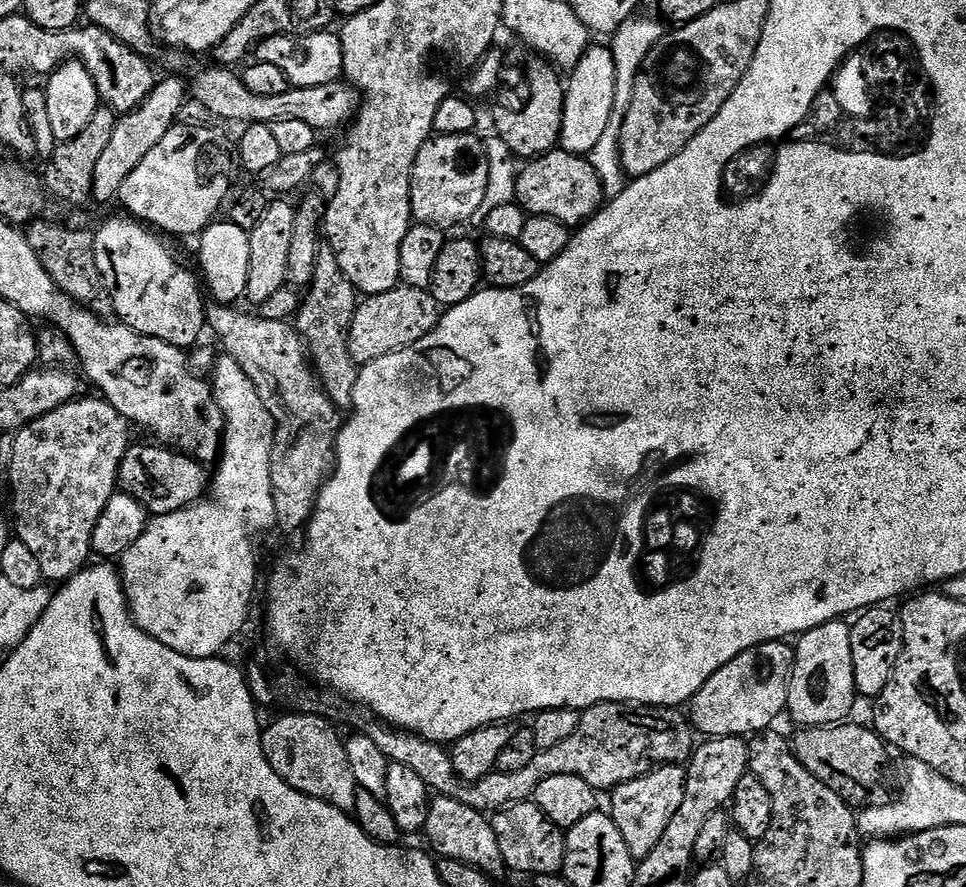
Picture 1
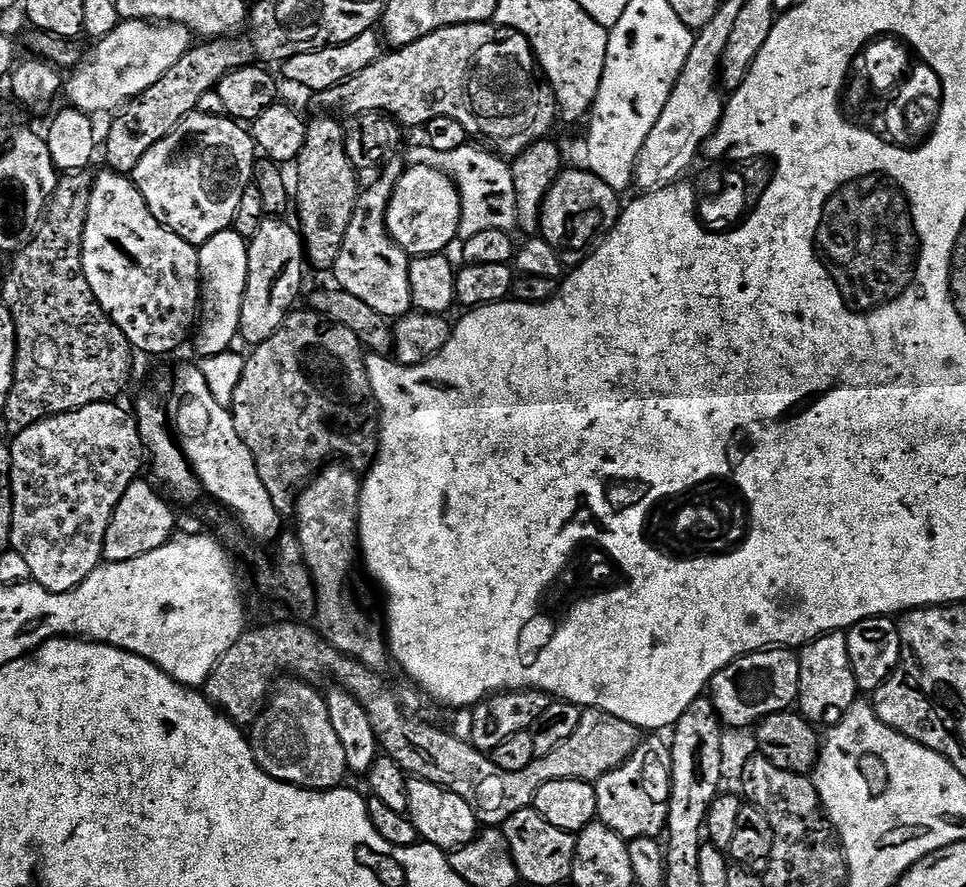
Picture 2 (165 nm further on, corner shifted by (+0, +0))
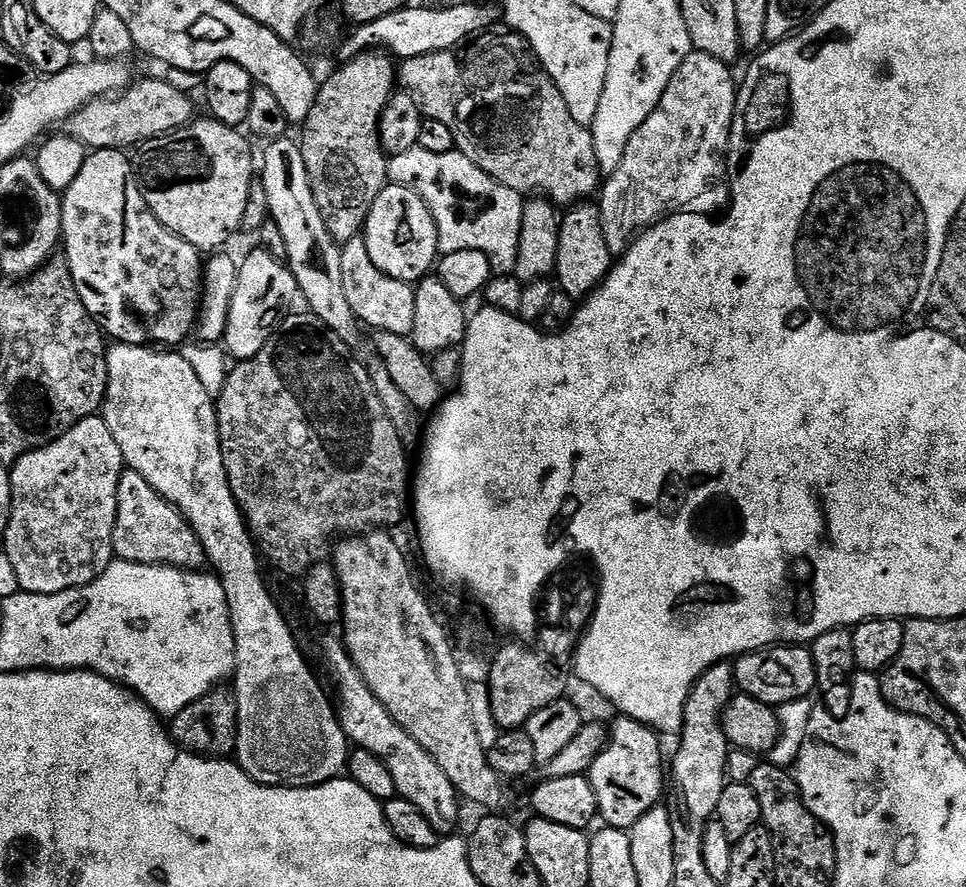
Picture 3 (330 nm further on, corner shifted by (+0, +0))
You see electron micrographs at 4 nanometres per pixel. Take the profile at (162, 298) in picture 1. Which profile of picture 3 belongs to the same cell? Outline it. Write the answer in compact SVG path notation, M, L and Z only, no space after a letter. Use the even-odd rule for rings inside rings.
M115 148L93 151L82 170L78 170L78 178L62 193L62 255L74 278L78 298L82 298L86 310L90 310L96 323L113 341L137 346L180 346L193 335L198 323L202 256L190 242L178 238L158 222L150 206L146 206L133 161L131 164L124 156L127 155Z

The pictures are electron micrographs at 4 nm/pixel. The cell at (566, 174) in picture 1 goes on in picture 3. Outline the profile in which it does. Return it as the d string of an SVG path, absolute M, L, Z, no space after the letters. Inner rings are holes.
M577 202L571 205L560 217L558 262L554 273L559 291L574 298L587 298L598 285L604 283L612 271L613 263L613 254L606 246L606 234L602 234L599 207L592 202Z

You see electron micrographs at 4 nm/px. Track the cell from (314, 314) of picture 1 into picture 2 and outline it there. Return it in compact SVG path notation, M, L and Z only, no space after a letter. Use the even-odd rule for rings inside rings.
M293 311L284 319L282 326L272 335L271 340L255 345L249 352L252 353L247 353L242 378L238 378L236 393L233 394L230 405L230 411L234 418L234 430L238 430L238 438L242 438L242 442L246 442L246 450L250 450L250 454L254 454L254 466L258 466L258 478L262 478L262 483L265 484L270 498L274 498L274 506L279 510L281 517L288 518L295 513L296 497L300 495L306 482L311 480L322 466L329 462L343 462L356 470L364 470L369 467L370 461L376 455L380 434L380 417L376 401L372 398L374 386L368 381L369 365L365 363L366 352L361 348L358 338L346 326L338 326L333 320L321 316L319 312Z

